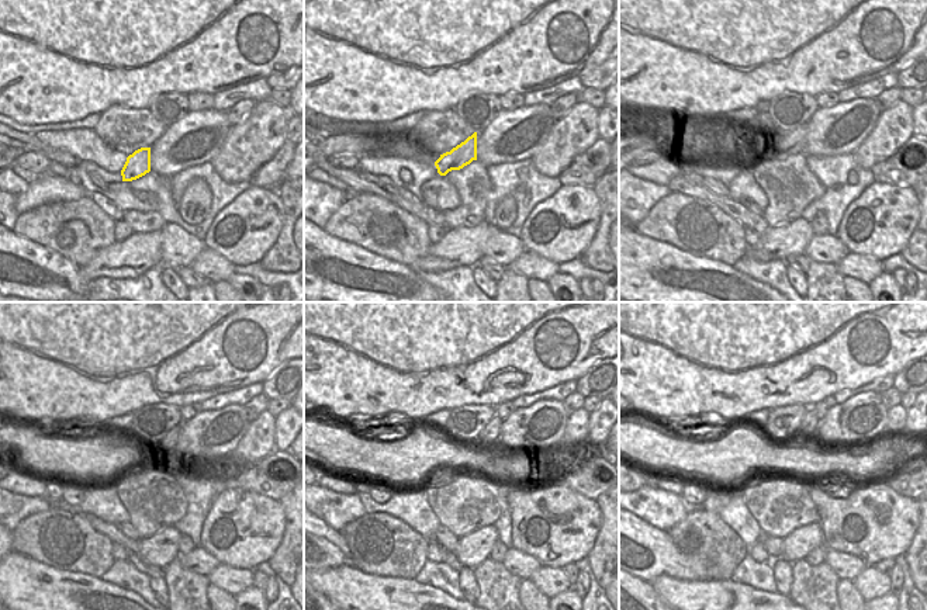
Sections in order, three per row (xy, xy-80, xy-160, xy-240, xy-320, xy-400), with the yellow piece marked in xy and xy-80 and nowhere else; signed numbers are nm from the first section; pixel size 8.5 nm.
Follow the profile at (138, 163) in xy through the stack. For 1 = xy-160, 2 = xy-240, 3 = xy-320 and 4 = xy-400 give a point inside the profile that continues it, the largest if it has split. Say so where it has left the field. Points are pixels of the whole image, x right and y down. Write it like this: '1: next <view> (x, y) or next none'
1: next xy-160 (791, 142)
2: next xy-240 (166, 450)
3: next xy-320 (488, 439)
4: next xy-400 (809, 425)

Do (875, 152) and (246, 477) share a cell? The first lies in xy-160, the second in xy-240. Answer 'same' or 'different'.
different

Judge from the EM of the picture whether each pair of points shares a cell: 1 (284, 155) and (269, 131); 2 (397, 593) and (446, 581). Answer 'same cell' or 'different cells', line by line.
1: different cells
2: different cells

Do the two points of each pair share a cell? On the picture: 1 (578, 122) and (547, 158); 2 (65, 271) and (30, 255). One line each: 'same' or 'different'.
1: same
2: same

